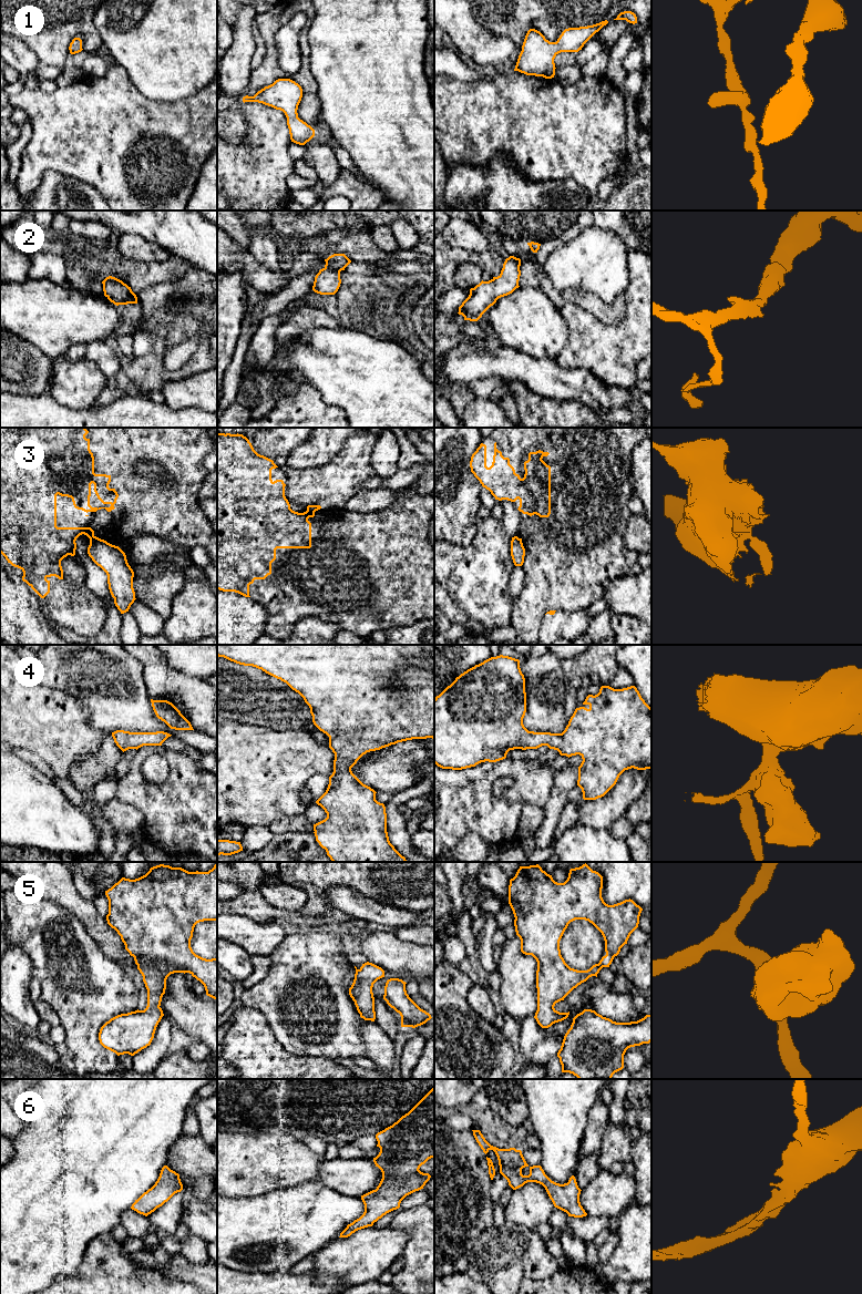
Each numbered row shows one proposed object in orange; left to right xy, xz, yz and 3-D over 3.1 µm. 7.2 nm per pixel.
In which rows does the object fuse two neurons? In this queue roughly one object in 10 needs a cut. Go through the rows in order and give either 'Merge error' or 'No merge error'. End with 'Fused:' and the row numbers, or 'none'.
1: No merge error
2: No merge error
3: Merge error
4: No merge error
5: No merge error
6: No merge error
Fused: 3

